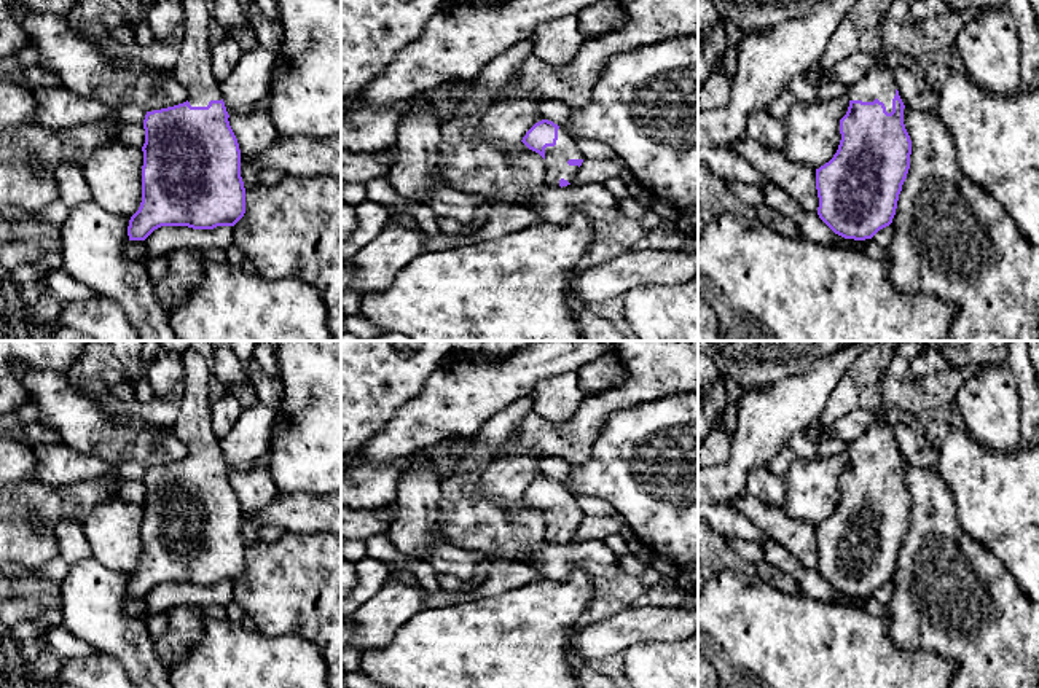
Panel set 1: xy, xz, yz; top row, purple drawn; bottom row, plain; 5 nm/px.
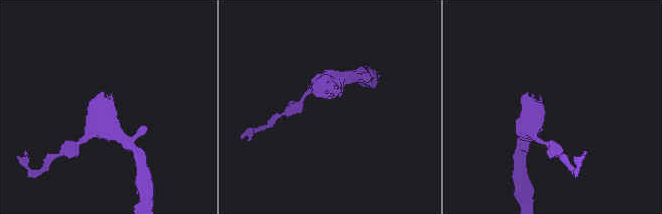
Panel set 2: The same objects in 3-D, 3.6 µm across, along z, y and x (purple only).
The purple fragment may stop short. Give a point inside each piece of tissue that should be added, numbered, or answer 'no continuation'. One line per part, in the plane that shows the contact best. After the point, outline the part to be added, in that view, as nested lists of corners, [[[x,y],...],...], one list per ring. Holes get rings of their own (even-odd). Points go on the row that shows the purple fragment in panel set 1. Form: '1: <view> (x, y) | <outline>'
1: yz (878, 83) | [[[884,46],[875,51],[876,65],[864,78],[848,86],[845,96],[848,100],[862,102],[873,102],[878,99],[884,104],[886,111],[891,113],[892,99],[896,96],[896,70],[886,65],[884,51]]]

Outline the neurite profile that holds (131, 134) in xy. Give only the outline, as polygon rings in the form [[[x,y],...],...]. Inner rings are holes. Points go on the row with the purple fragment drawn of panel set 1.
[[[124,124],[120,132],[120,142],[134,148],[142,148],[145,143],[143,126]]]

